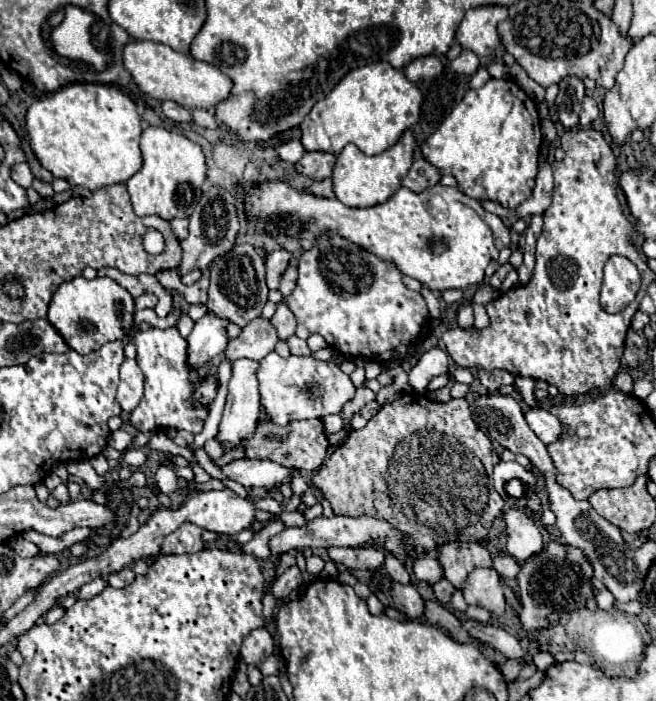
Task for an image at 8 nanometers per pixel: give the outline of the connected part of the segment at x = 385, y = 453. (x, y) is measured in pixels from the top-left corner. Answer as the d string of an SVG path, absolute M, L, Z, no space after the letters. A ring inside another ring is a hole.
M409 393L393 403L385 403L363 429L351 431L347 441L325 459L313 481L335 515L371 515L387 519L409 535L413 545L411 557L419 557L449 541L483 541L489 535L493 519L505 507L505 501L495 491L485 469L495 467L497 461L497 451L489 435L475 423L467 399L437 403L427 395ZM425 431L433 433L433 437L413 437Z

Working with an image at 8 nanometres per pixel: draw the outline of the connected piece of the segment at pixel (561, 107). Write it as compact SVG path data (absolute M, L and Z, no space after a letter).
M567 77L559 83L559 95L555 105L557 105L559 121L565 129L573 129L579 125L579 111L583 97L585 97L585 87L581 79Z

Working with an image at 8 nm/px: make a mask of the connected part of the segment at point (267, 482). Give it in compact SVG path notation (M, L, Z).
M237 459L223 465L221 471L229 479L241 483L243 487L263 487L267 491L279 491L281 485L291 485L291 479L293 479L291 467L283 467L269 459L263 459L263 461Z

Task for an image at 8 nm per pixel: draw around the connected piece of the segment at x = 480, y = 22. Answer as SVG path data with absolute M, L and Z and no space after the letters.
M483 5L469 9L457 29L457 41L461 47L471 49L479 57L491 55L499 45L497 25L507 19L509 9L503 5Z

